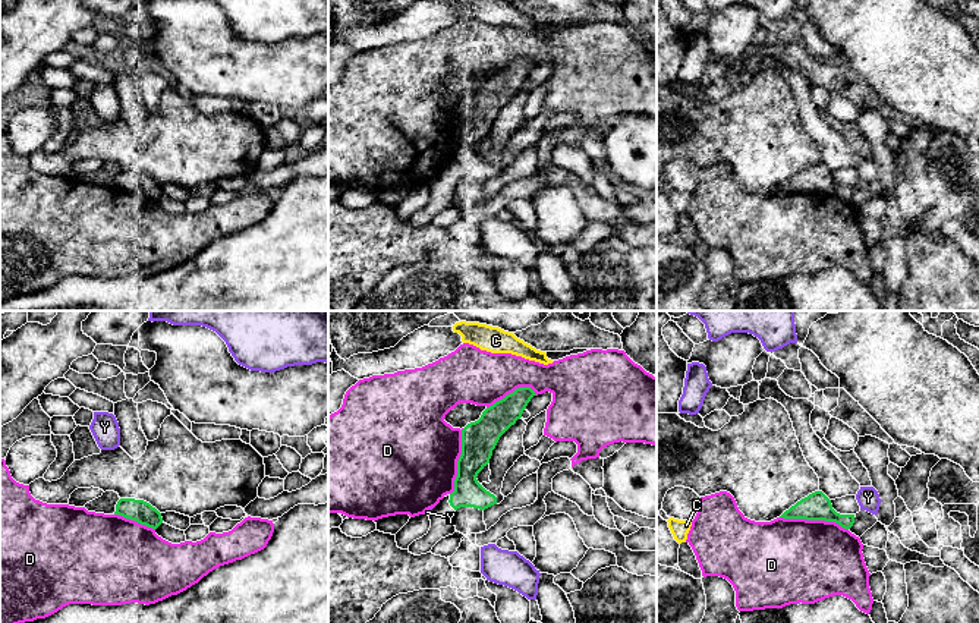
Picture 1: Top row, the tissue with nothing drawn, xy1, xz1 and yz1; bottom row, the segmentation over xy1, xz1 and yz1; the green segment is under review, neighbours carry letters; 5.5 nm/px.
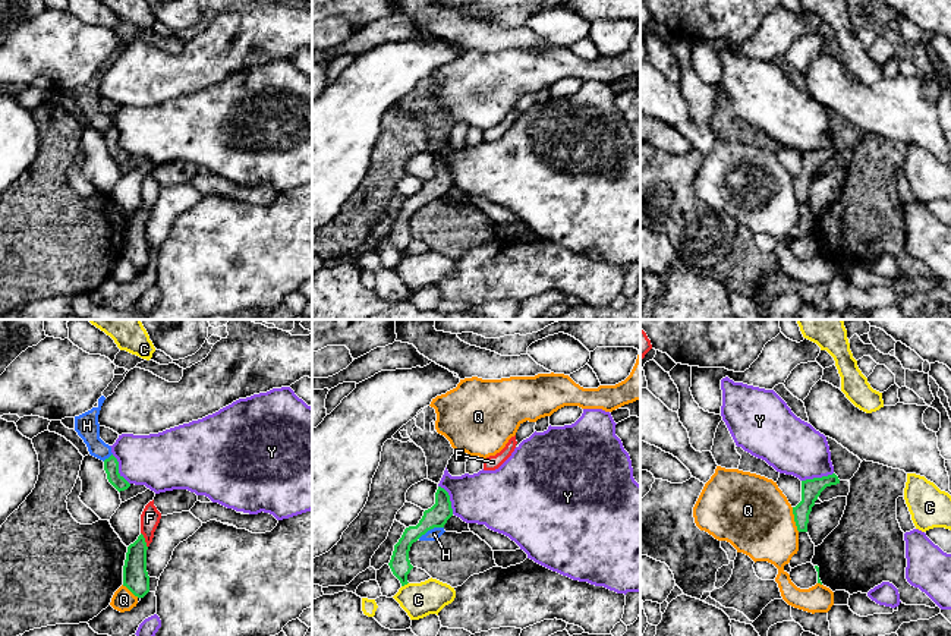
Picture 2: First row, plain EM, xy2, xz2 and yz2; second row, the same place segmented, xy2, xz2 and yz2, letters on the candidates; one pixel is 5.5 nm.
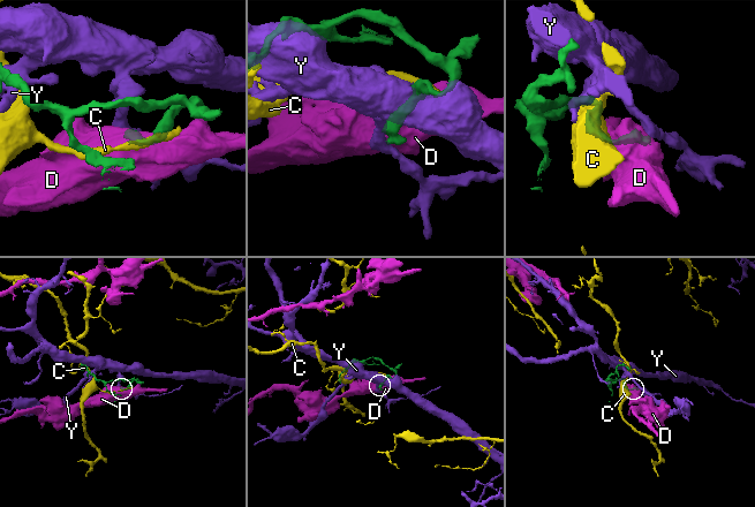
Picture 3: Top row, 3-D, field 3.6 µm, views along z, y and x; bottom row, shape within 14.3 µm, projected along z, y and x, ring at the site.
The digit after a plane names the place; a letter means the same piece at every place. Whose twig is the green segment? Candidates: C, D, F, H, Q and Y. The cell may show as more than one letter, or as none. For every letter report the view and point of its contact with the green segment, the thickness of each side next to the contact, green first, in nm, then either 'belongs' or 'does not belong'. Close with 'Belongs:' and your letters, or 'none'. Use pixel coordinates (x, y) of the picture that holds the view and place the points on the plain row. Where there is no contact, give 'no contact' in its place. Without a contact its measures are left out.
C: meets green in xz2 at (405, 255); 120 nm thick on the green side, 190 nm on the other; does not belong
D: meets green in yz1 at (814, 191); 160 nm thick on the green side, 460 nm on the other; does not belong
F: meets green in xy2 at (144, 211); 140 nm thick on the green side, 110 nm on the other; does not belong
H: meets green in xz2 at (430, 201); 120 nm thick on the green side, 70 nm on the other; does not belong
Q: meets green in yz2 at (794, 191); 110 nm thick on the green side, 400 nm on the other; does not belong
Y: meets green in yz2 at (816, 150); 110 nm thick on the green side, 300 nm on the other; does not belong
Belongs: none

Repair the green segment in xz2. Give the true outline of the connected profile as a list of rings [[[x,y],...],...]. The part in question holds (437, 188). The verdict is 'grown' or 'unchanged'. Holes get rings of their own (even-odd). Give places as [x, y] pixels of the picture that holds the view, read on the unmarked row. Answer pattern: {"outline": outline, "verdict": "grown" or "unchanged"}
{"outline": [[[438,158],[435,164],[435,176],[423,183],[423,188],[416,198],[406,199],[402,210],[394,217],[388,237],[393,246],[400,252],[402,258],[409,255],[407,246],[413,240],[409,232],[412,215],[434,199],[444,199],[451,188],[453,180],[450,167],[444,160]]], "verdict": "unchanged"}

